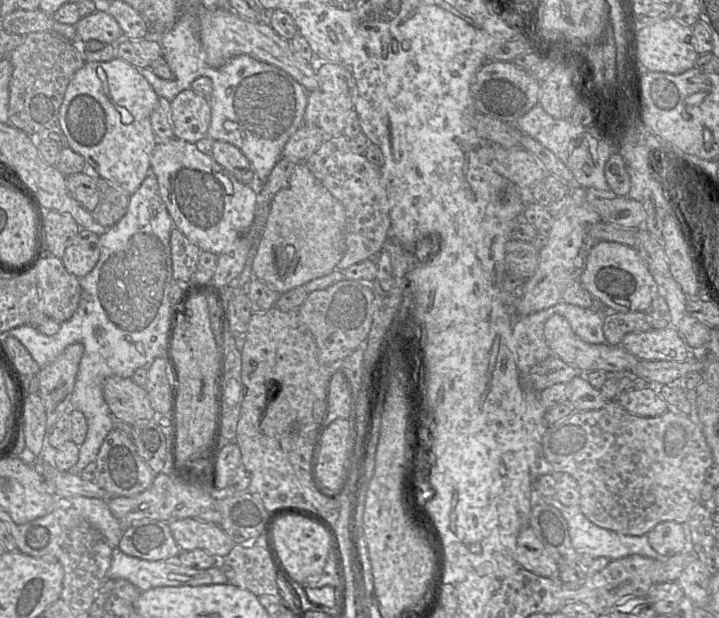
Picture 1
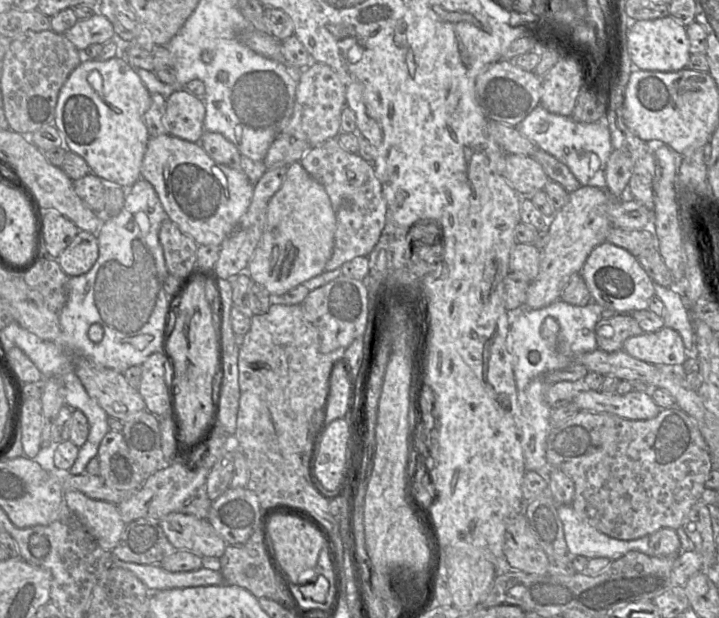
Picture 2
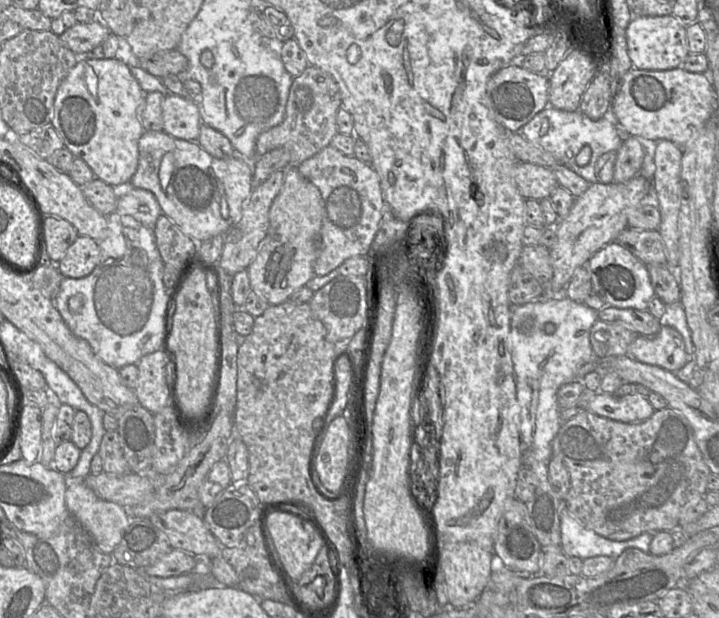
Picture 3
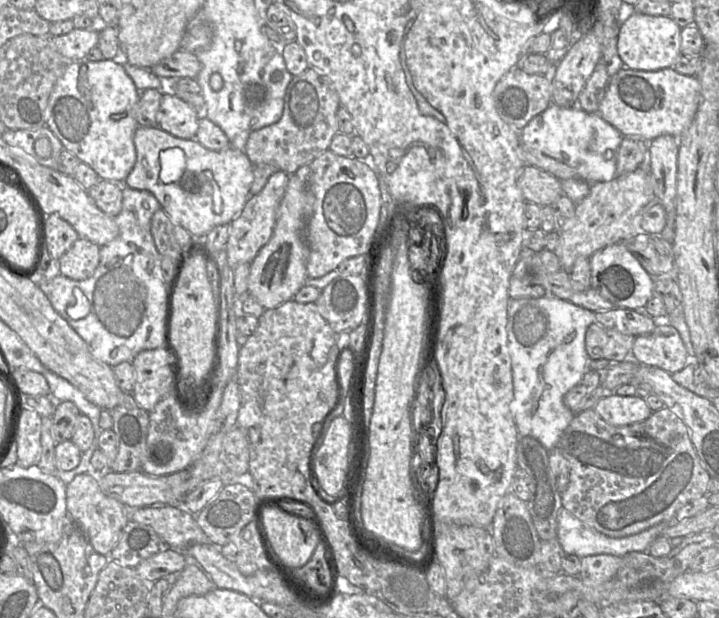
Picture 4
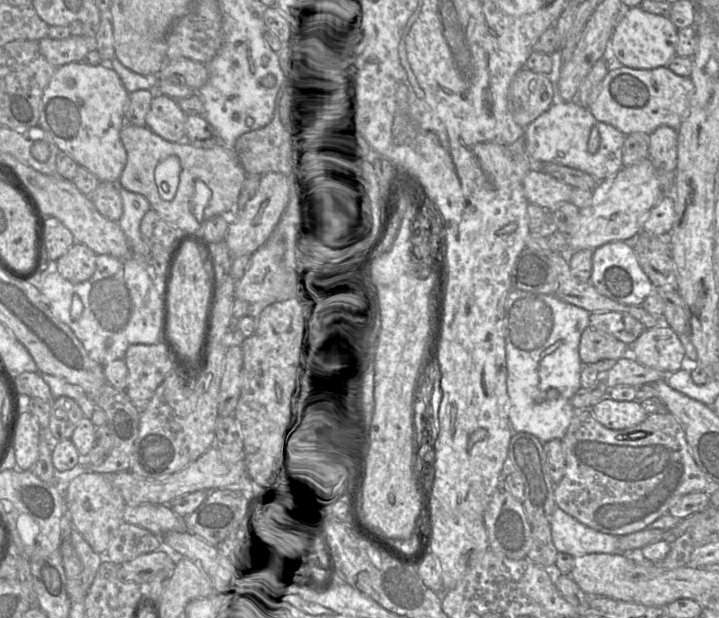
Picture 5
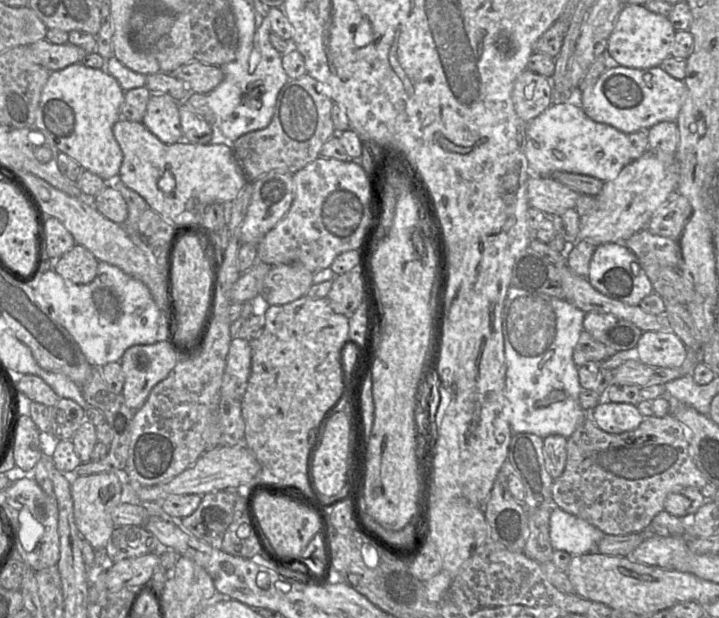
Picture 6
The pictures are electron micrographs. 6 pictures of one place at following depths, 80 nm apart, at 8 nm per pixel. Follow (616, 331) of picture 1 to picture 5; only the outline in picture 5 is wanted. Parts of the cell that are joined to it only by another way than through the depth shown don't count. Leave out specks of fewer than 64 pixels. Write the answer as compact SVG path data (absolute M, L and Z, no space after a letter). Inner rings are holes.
M588 326L580 338L579 356L583 365L604 359L619 360L628 348L628 345L614 336Z

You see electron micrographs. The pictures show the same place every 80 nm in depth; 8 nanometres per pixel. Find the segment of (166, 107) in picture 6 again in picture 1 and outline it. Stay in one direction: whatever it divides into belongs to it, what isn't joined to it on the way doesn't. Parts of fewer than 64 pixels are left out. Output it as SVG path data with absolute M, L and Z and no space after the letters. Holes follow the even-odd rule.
M191 88L171 101L170 121L174 137L190 142L205 142L211 122L209 99Z

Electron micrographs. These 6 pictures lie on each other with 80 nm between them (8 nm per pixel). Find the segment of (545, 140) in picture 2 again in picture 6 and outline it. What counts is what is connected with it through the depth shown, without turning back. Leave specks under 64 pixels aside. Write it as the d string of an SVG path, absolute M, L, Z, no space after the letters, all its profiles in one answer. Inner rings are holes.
M552 103L527 123L525 156L531 175L551 176L555 171L594 177L602 182L614 180L632 160L628 135L590 119L579 104Z

